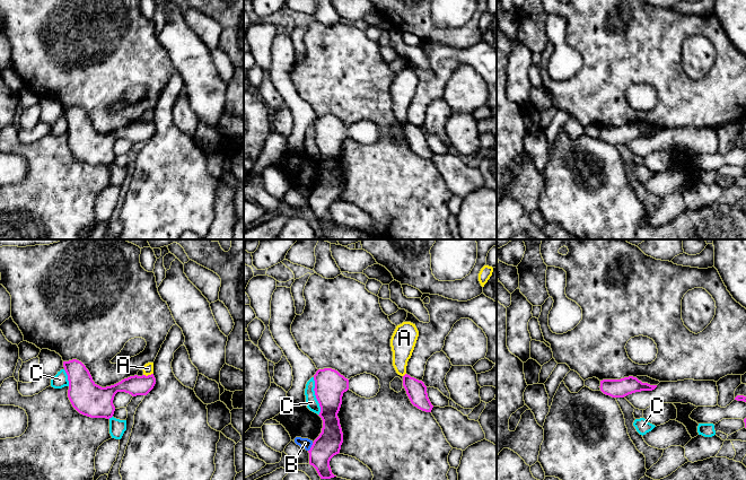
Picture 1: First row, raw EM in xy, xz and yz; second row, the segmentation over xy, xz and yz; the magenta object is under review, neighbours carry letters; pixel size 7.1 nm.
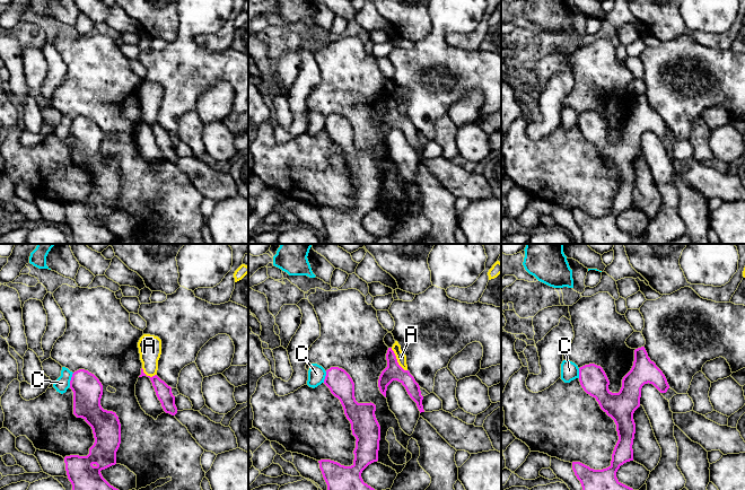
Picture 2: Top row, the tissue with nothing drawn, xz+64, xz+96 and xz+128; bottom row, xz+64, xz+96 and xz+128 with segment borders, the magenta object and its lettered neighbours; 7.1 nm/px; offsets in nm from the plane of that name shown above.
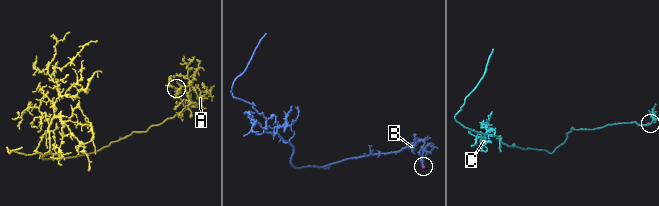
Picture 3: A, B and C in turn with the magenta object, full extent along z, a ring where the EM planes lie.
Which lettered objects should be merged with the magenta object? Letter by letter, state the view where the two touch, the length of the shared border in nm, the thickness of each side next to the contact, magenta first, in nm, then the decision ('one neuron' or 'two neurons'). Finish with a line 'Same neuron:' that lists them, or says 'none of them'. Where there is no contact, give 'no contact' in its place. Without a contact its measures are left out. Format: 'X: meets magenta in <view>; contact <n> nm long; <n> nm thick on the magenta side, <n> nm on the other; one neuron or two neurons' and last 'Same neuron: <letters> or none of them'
A: meets magenta in xy; contact 70 nm long; 140 nm thick on the magenta side, 80 nm on the other; two neurons
B: meets magenta in xz; contact 70 nm long; 180 nm thick on the magenta side, 80 nm on the other; two neurons
C: meets magenta in xz; contact 280 nm long; 220 nm thick on the magenta side, 90 nm on the other; two neurons
Same neuron: none of them

